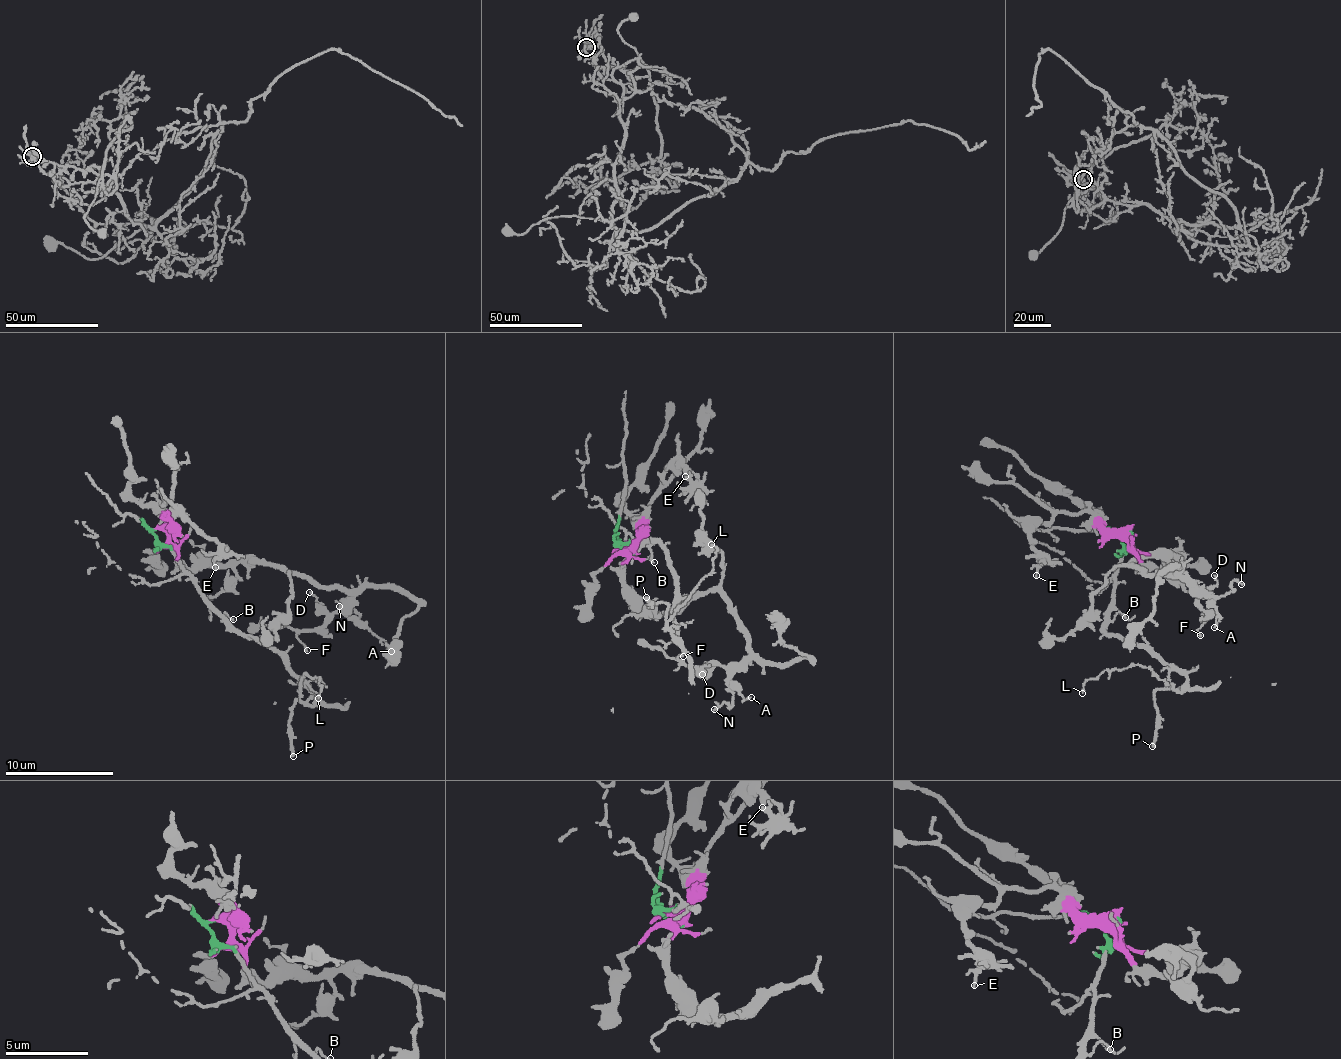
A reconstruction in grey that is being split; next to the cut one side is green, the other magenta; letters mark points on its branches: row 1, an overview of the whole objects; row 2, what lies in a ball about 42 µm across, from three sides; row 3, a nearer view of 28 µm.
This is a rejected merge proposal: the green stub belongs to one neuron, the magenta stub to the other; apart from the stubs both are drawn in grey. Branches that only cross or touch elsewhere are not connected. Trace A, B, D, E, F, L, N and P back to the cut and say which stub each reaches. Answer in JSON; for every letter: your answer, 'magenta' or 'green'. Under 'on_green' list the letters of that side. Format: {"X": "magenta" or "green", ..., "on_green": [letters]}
{"A": "magenta", "B": "green", "D": "magenta", "E": "magenta", "F": "magenta", "L": "green", "N": "magenta", "P": "green", "on_green": ["B", "L", "P"]}

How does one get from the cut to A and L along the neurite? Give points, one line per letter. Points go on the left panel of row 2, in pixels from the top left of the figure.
A: (162, 528), (180, 562), (191, 569), (259, 560), (322, 586), (349, 592), (350, 618), (382, 639), (391, 651)
L: (162, 528), (153, 535), (197, 591), (281, 654), (315, 693), (298, 696), (304, 675), (320, 680), (318, 699)

